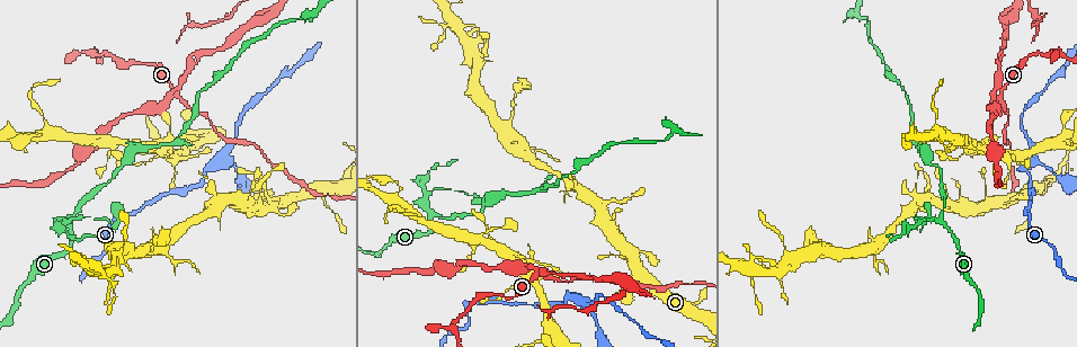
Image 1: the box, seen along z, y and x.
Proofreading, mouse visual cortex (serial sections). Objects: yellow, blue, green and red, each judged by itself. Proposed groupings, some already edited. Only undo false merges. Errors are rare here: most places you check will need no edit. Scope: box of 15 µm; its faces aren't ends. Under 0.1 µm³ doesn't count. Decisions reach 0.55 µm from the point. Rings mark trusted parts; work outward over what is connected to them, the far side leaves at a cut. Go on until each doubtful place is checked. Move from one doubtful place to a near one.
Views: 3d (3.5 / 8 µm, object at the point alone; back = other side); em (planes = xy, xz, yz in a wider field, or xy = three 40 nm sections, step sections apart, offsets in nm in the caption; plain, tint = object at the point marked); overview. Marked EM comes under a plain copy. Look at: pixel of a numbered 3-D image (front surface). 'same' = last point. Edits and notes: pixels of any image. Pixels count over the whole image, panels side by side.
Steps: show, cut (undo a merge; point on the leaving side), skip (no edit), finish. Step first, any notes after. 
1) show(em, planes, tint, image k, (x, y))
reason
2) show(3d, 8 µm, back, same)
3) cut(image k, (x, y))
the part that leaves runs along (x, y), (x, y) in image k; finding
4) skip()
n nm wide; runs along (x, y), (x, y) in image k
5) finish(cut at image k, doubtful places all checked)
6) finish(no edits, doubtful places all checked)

show(3d, 3.5 µm, image 1, (583, 300))

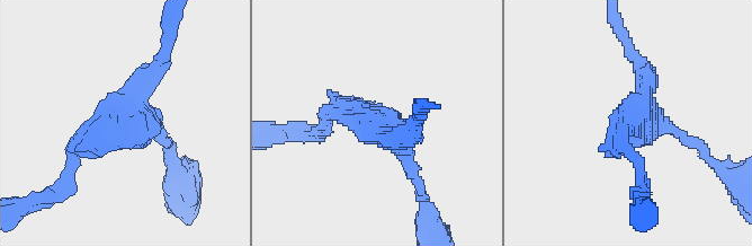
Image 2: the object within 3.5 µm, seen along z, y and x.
show(em, xy, step 1, tint, image 2, (376, 127))
shape alone is not enough

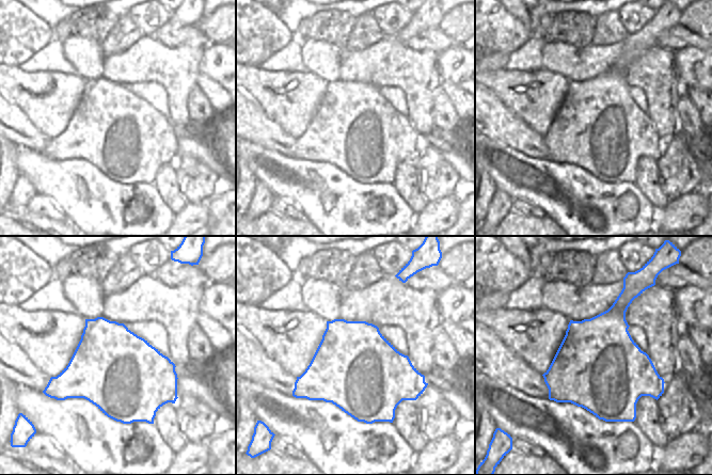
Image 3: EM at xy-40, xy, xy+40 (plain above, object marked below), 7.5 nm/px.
skip()
continuous, no second cell

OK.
show(3d, 8 µm, image 1, (174, 97))
sharp bend

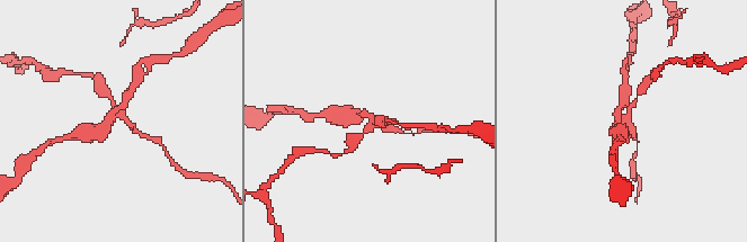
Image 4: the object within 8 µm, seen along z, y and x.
show(3d, 3.5 µm, image 4, (114, 117))
closer look

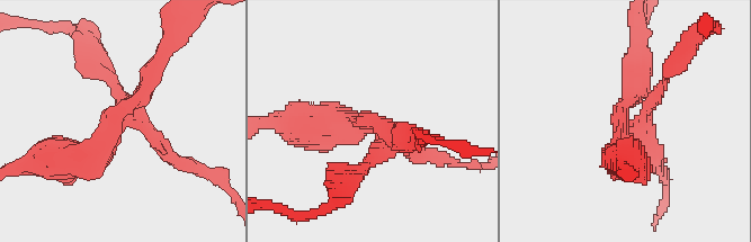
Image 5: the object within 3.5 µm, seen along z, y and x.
show(em, xy, step 2, tint, image 5, (628, 125))
4 arms; arms of 150, 200, 250, 450 nm; shape alone is not enough

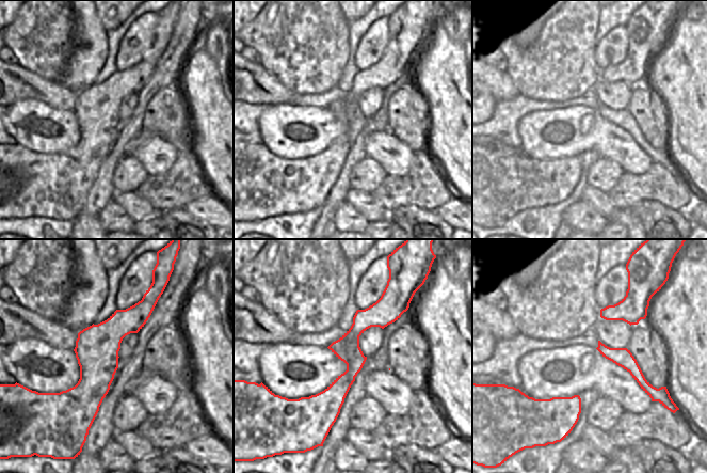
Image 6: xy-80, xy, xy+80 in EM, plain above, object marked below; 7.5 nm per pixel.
cut(image 5, (340, 136))
the part that leaves runs along (370, 126), (280, 123) in image 5; a second cell is stuck on

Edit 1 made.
show(overview)

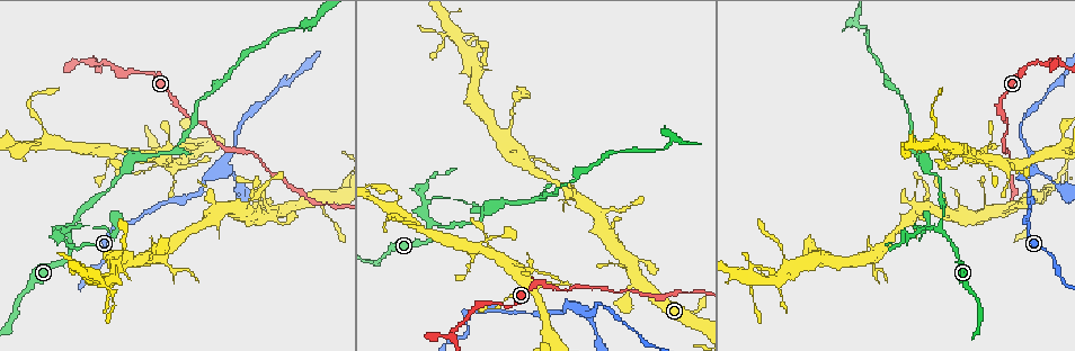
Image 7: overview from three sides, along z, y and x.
show(3d, 8 µm, image 7, (428, 222))
narrows sharply

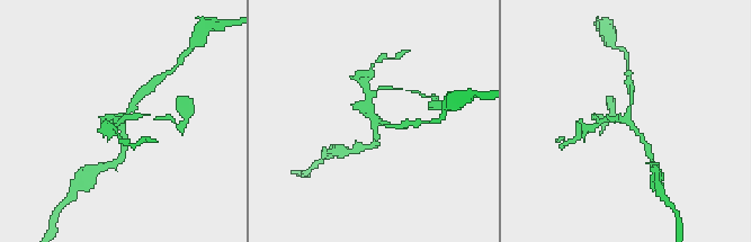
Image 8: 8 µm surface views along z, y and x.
show(3d, 3.5 µm, image 8, (627, 117))
closer look

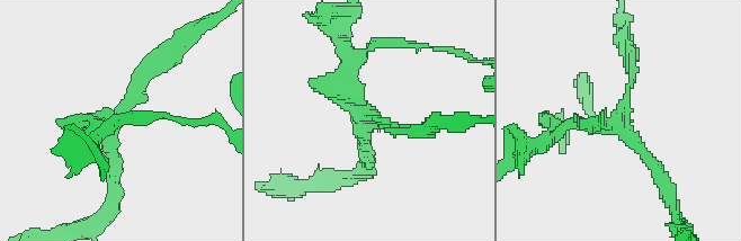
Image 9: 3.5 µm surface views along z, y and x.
cut(image 9, (354, 77))
two cells meet here

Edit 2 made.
show(overview)

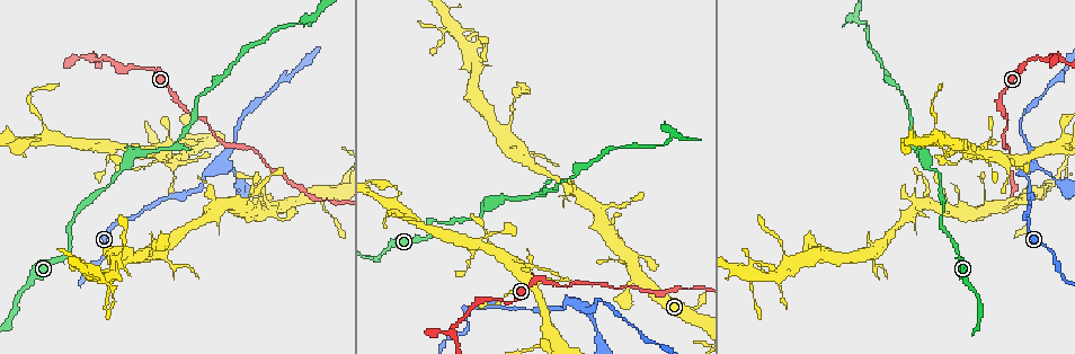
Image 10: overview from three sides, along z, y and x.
show(3d, 3.5 µm, image 10, (539, 193))
narrows sharply

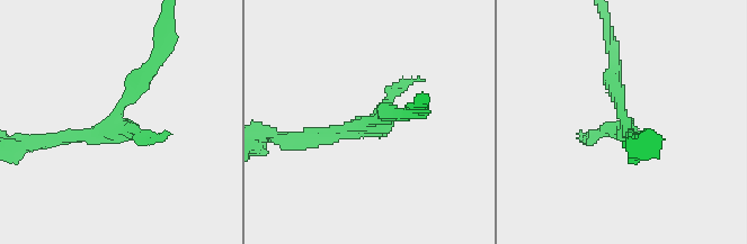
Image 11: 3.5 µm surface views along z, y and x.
show(em, xy, step 1, tint, image 11, (370, 120))

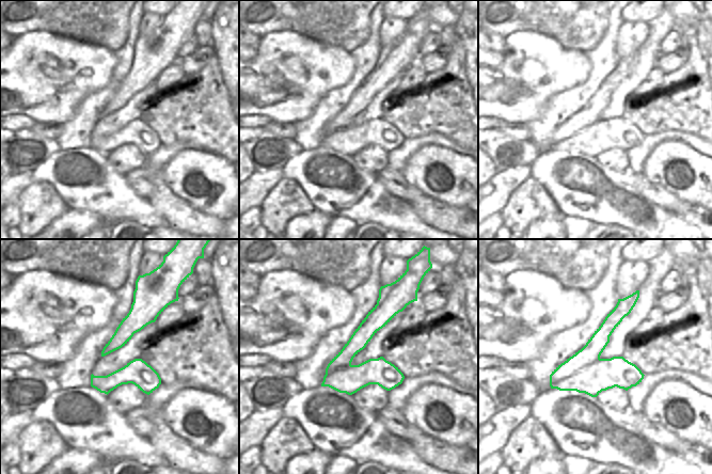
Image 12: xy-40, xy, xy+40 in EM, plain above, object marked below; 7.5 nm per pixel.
cut(image 11, (143, 88))
border along (601, 359), (551, 386) in image 12; two cells meet here

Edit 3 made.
finish(cut at image 5, cut at image 9, cut at image 11, doubtful places all checked)

